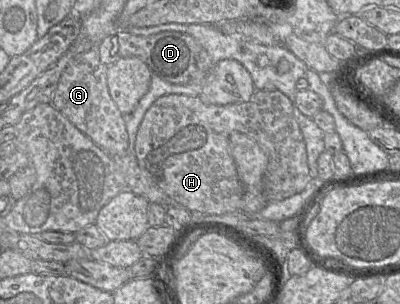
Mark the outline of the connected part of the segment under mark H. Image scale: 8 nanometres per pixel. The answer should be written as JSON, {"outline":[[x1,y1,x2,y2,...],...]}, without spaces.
{"outline":[[256,90,247,102,233,103,228,105,211,105,201,101,199,96,188,96,184,94,168,94,158,98,146,111,139,125,135,139,135,155,141,170,156,183,172,200,189,211,199,211,208,214,223,215,226,213,241,212,243,209,244,186,242,185,234,159,230,153,229,137,233,131,241,132,256,140,263,148,268,157,267,168,263,177,263,191,266,201,280,201,303,191,311,182,312,177,308,166,306,143,301,132,299,123,293,112,290,99,279,90]]}

